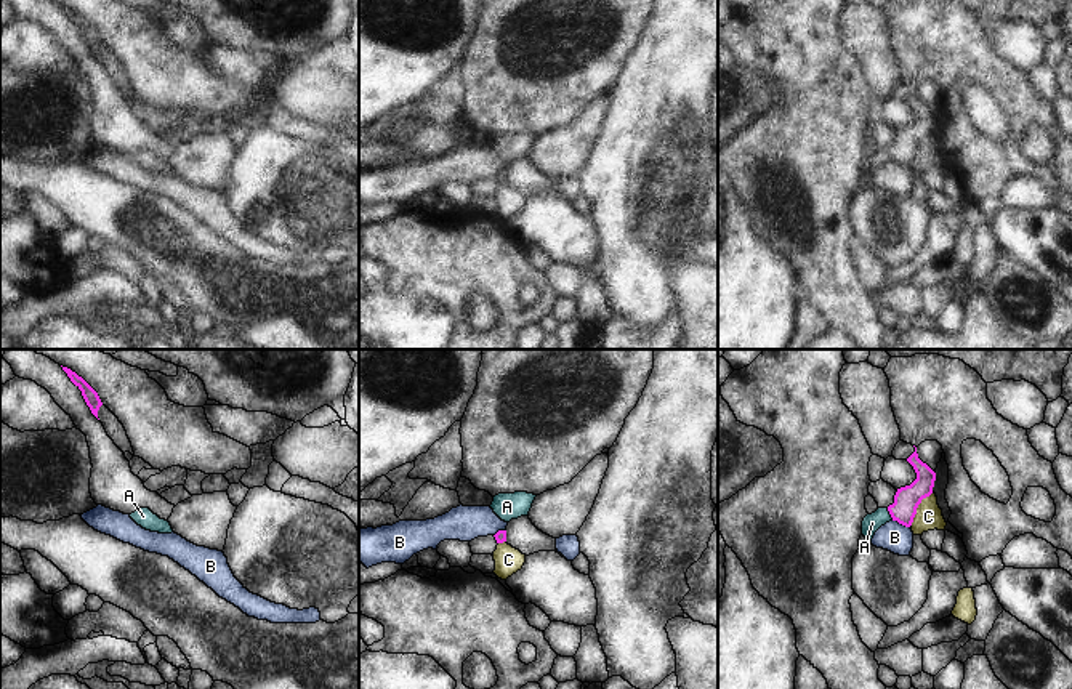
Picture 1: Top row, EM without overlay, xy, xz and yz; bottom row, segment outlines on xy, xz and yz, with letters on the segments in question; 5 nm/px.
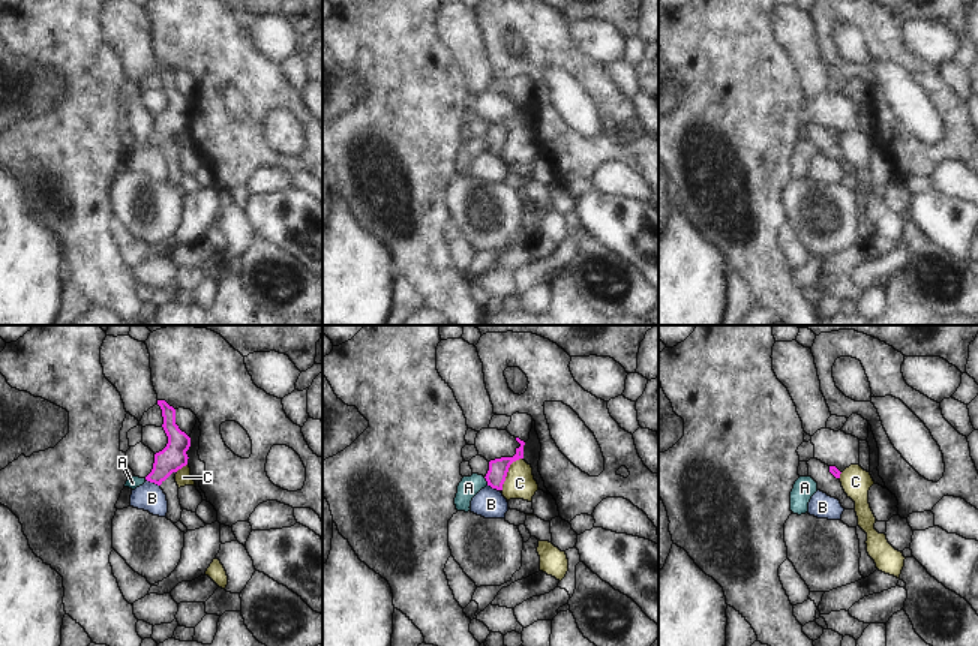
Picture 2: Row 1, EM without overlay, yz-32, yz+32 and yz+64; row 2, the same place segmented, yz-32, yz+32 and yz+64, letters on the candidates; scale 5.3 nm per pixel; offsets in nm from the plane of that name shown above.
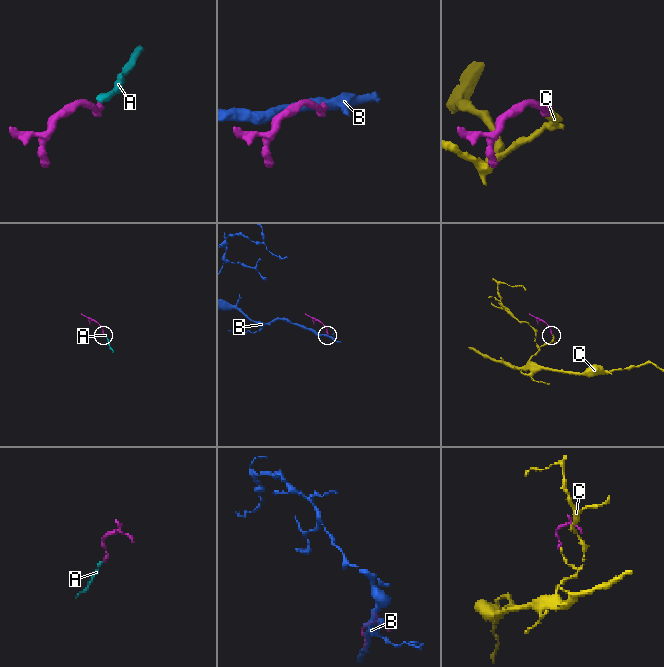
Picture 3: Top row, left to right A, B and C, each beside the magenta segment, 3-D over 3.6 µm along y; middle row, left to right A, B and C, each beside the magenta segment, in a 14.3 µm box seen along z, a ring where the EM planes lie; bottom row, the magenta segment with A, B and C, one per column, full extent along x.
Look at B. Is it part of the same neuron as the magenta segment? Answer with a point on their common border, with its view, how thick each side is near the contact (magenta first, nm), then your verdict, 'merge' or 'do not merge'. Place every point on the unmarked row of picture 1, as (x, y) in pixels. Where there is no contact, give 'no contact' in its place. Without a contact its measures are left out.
contact yz (901, 164); calibres 130 and 150 nm; do not merge

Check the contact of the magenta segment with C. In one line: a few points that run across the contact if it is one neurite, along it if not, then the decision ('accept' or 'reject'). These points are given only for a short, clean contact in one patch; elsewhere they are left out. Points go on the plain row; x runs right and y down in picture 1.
yz (933, 133), (922, 141), (910, 165) | reject

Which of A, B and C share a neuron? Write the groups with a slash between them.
A / B / C

